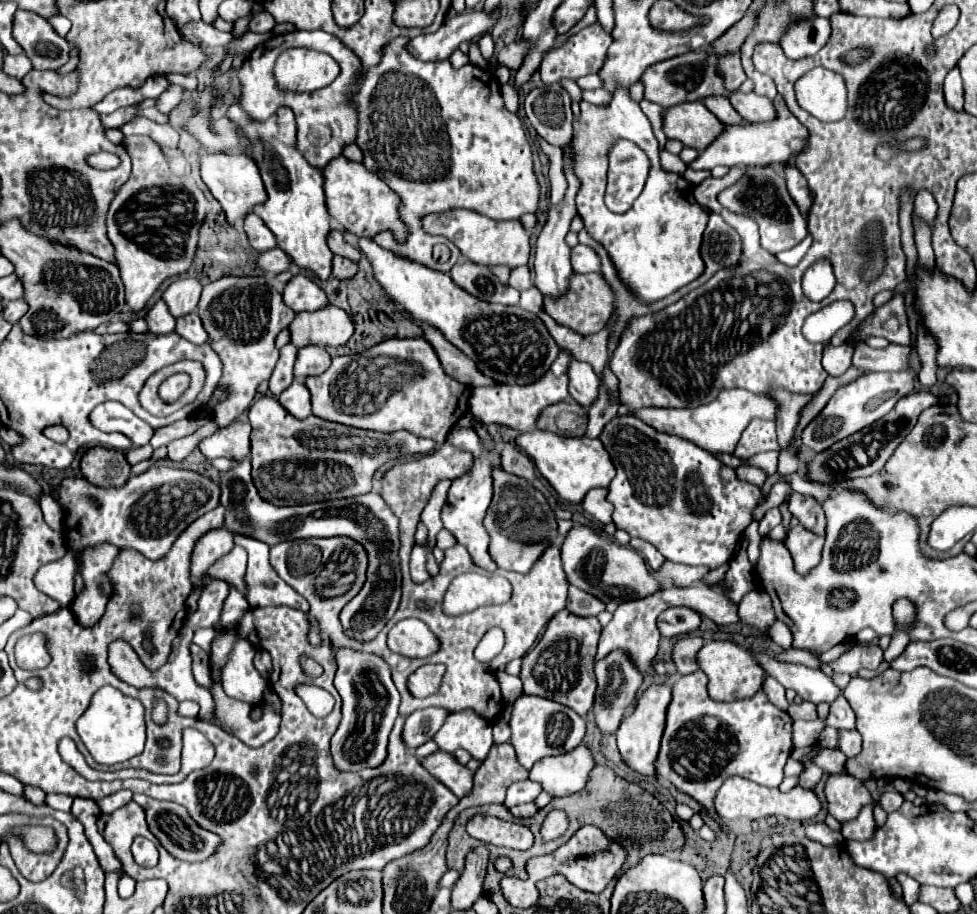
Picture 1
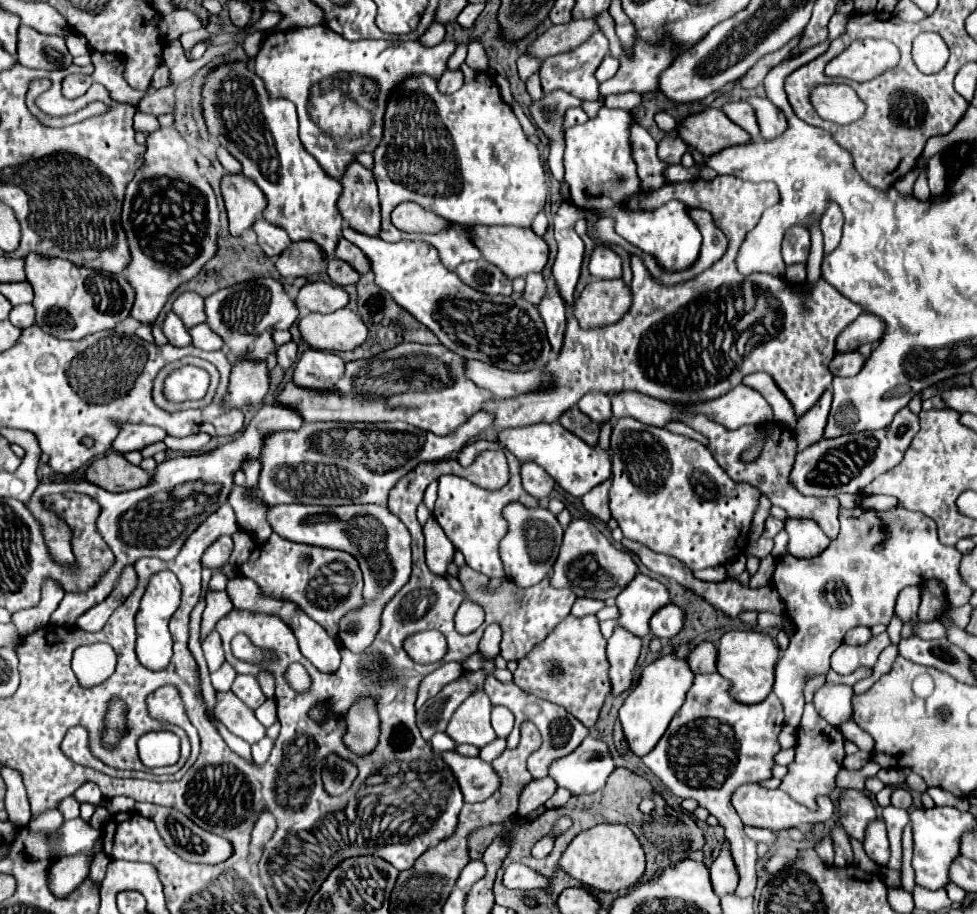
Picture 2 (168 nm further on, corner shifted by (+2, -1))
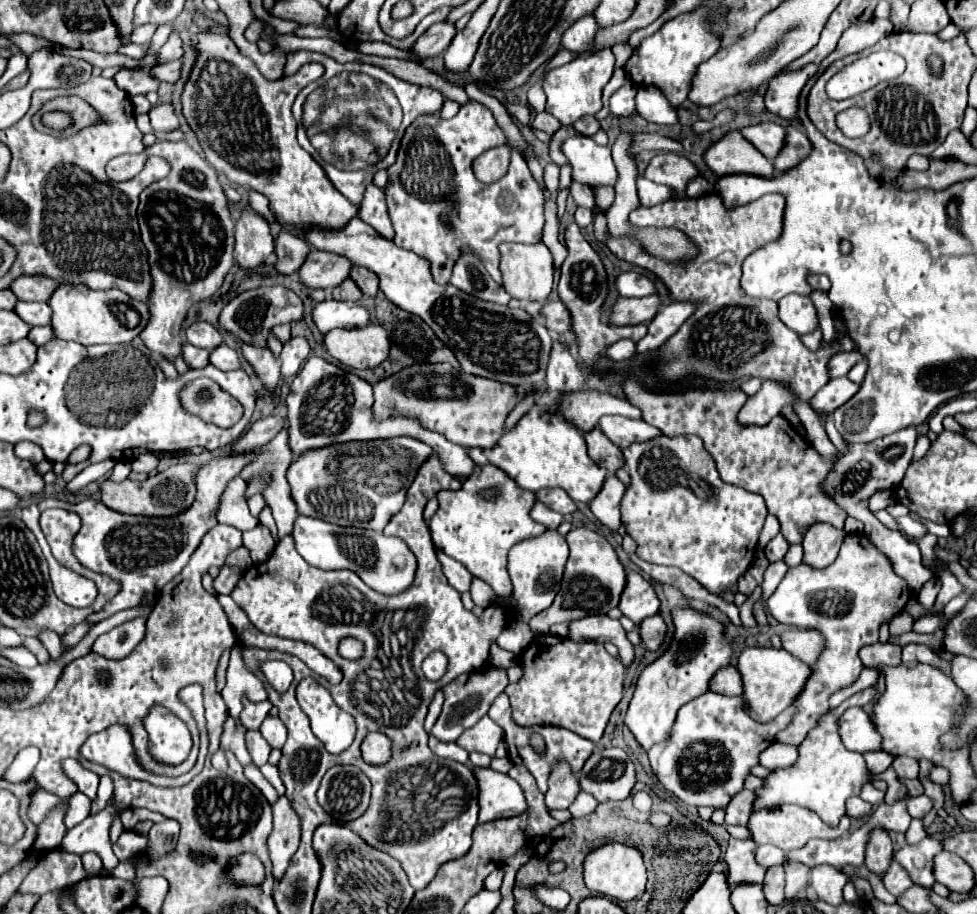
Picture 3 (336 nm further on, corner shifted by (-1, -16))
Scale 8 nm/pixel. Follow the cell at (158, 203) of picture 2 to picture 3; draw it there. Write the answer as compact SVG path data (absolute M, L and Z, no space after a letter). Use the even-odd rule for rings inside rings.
M155 142L141 154L117 156L107 164L107 176L115 182L137 175L149 156L163 156L171 164L171 174L141 194L139 226L149 252L153 290L149 298L151 320L141 332L145 346L171 360L181 356L185 344L183 322L193 302L211 298L229 274L233 260L235 222L229 212L229 200L217 178L217 172L185 142Z

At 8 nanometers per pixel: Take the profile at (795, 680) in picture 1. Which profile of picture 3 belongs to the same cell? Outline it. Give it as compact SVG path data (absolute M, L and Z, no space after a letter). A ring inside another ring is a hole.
M849 708L839 720L839 734L849 750L865 754L881 750L881 736L863 708Z

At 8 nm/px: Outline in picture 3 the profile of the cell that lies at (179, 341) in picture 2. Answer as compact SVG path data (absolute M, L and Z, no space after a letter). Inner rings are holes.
M191 344L183 346L183 360L191 366L191 368L205 368L209 366L209 352L203 348L195 348Z

